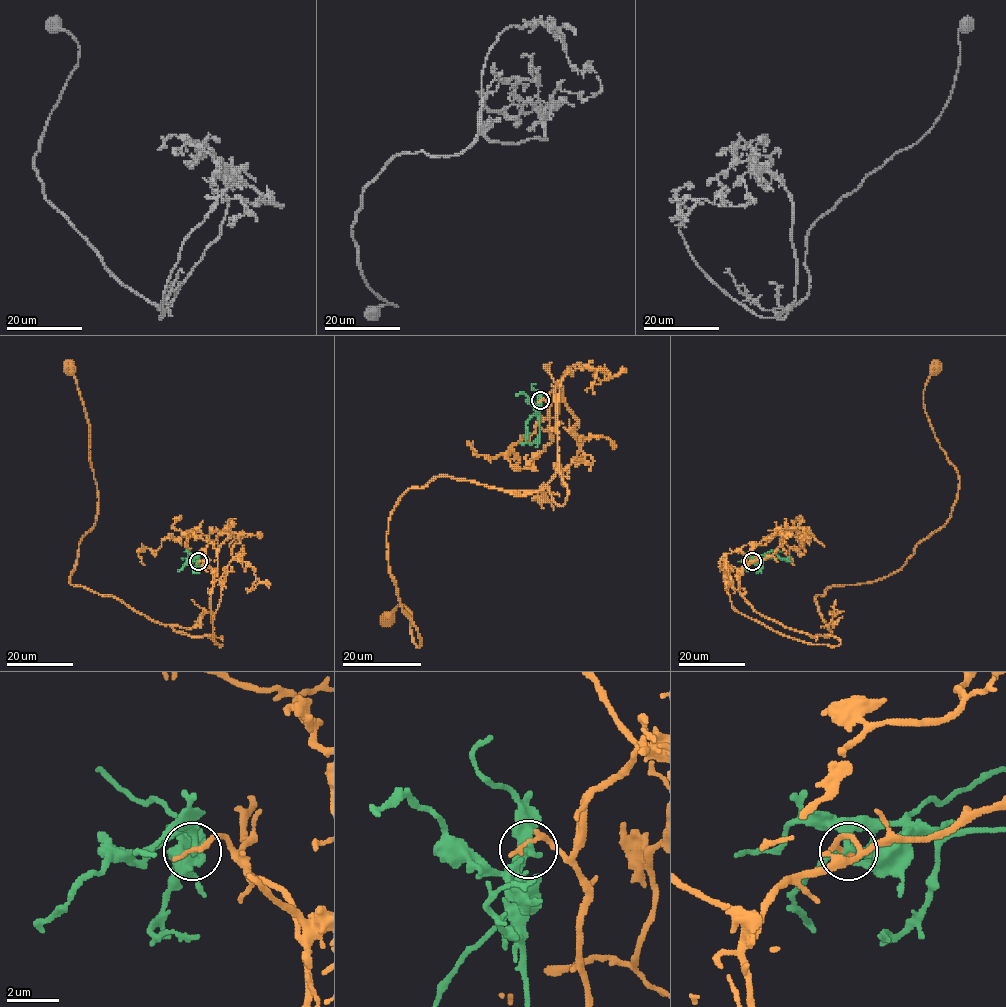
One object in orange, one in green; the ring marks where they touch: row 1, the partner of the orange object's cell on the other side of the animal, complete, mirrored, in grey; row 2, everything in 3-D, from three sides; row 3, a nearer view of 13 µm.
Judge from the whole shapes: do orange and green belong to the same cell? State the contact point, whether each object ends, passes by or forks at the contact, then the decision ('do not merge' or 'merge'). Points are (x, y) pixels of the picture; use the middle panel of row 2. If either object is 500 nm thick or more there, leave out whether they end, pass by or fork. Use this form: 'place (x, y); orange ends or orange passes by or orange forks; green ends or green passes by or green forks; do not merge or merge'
place (540, 400); orange ends; green ends; do not merge

